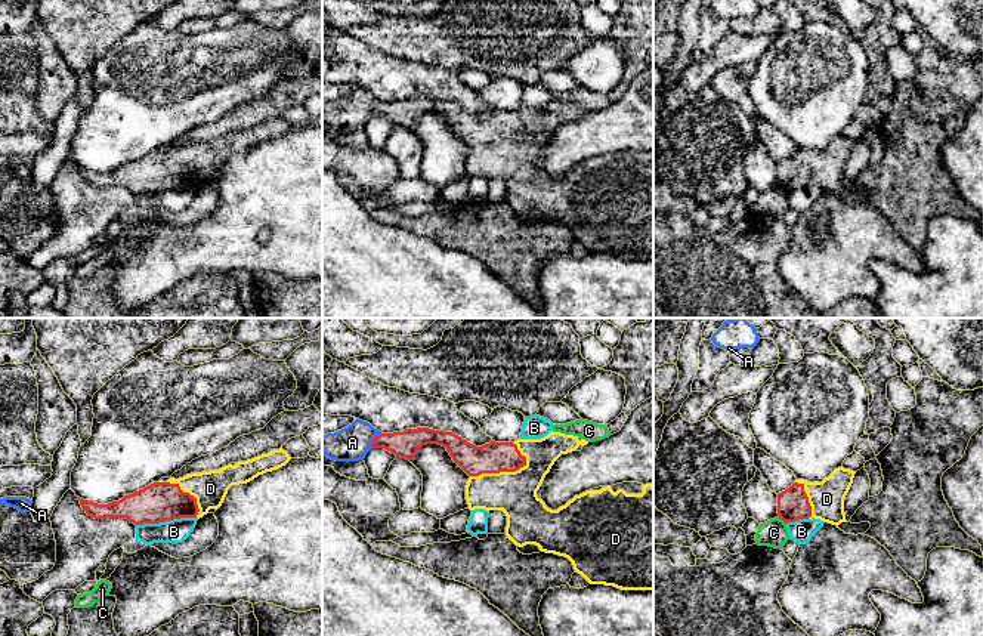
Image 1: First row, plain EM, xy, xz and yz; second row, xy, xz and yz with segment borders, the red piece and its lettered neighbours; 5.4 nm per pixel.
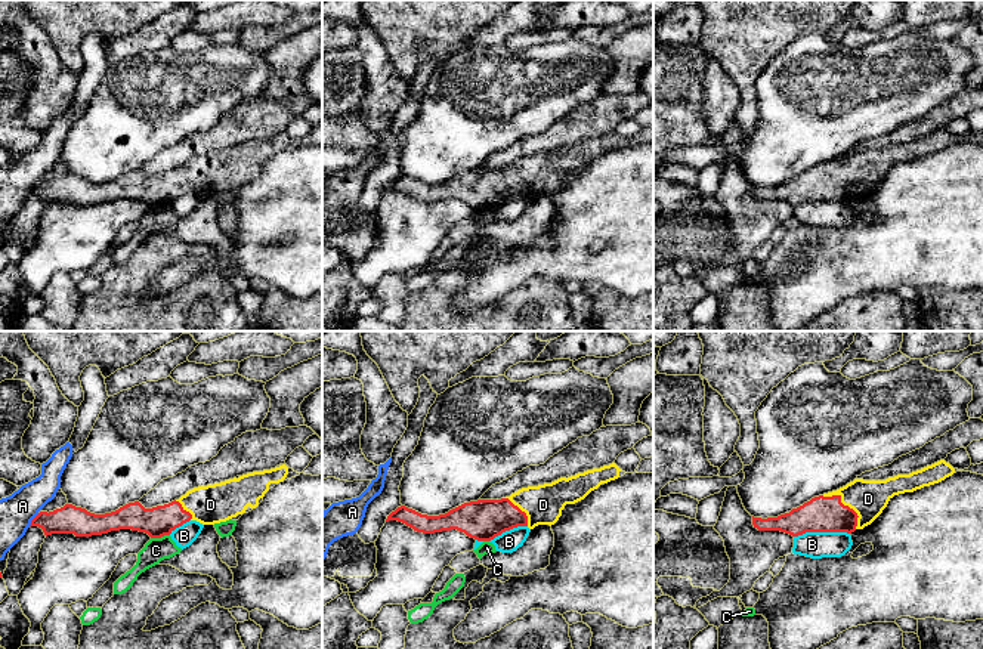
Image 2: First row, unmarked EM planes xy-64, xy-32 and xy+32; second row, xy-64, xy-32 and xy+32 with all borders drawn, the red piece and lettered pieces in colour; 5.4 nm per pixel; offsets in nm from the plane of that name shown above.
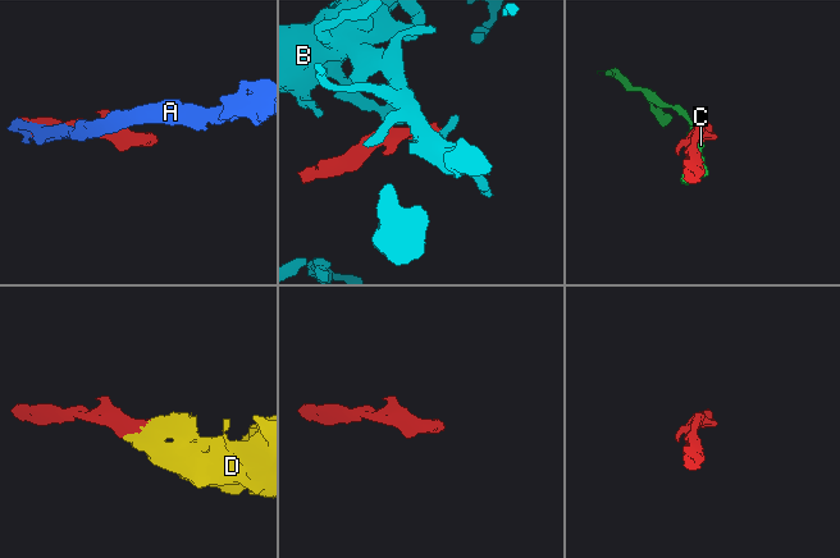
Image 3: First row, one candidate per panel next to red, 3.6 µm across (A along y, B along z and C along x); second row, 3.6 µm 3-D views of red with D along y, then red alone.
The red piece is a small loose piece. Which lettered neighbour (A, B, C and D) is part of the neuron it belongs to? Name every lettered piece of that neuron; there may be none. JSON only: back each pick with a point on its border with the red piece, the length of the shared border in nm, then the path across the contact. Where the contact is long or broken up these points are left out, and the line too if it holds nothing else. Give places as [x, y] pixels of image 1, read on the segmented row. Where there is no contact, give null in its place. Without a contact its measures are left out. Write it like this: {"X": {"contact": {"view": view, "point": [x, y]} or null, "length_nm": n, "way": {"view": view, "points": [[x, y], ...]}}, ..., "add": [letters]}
{"D": {"contact": {"view": "xz", "point": [500, 471]}, "length_nm": 320}, "add": ["D"]}

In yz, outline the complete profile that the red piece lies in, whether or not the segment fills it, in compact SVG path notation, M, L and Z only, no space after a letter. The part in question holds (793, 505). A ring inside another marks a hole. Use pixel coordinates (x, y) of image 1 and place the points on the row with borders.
M841 466L822 482L797 479L788 490L778 494L779 519L788 524L814 518L837 527L847 522L844 498L854 473Z

